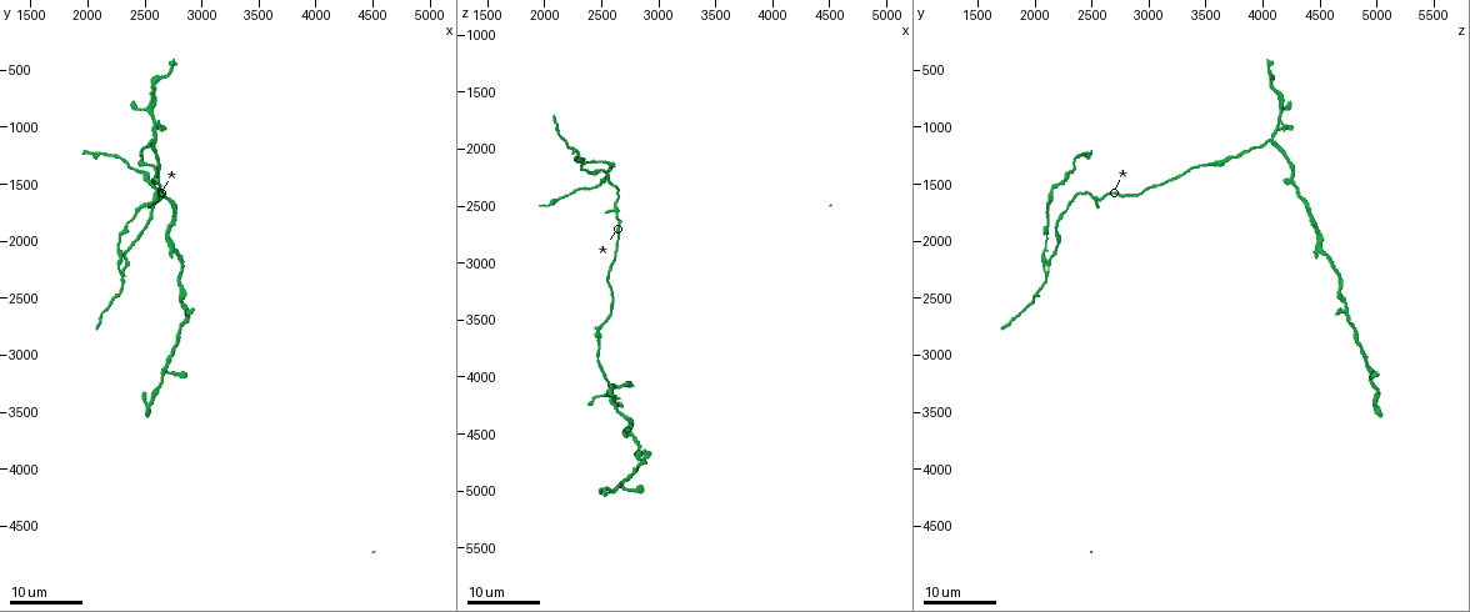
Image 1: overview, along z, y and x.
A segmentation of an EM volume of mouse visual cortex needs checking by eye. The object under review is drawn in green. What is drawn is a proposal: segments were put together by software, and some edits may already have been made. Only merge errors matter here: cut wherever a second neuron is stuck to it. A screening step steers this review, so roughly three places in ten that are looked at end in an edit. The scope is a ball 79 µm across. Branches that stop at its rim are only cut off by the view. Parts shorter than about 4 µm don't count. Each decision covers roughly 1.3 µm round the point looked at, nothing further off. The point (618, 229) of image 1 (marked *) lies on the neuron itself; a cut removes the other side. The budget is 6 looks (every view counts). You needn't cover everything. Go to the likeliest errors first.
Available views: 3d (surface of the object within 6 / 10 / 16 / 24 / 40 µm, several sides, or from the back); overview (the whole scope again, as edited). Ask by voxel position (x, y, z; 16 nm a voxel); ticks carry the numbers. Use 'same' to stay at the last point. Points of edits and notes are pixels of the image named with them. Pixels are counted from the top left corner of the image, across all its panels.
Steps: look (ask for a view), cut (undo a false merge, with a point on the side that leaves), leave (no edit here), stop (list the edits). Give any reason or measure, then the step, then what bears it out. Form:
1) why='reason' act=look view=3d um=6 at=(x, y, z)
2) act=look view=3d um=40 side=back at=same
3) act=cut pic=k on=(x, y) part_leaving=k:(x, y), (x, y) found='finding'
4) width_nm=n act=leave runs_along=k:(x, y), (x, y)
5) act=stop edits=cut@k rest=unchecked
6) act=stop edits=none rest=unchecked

why='three arms meet' act=look view=3d um=16 at=(2280, 2300, 2080)

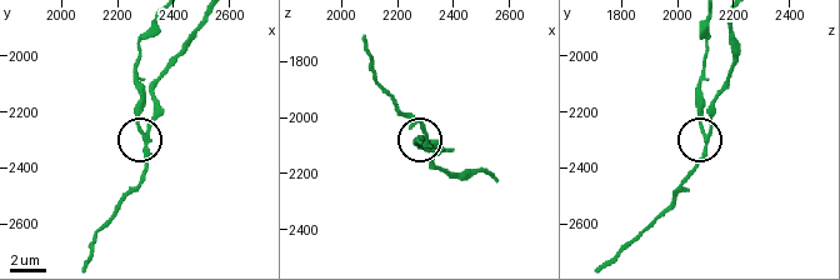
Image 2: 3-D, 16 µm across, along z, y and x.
act=look view=3d um=10 at=(2300, 2290, 2110)

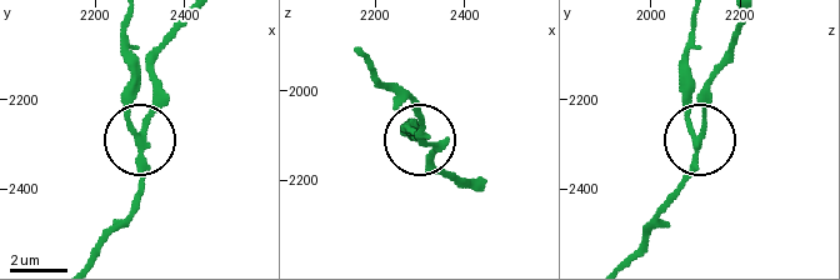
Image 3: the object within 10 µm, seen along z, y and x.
width_nm=190 act=cut pic=3 on=(124, 101) part_leaving=3:(136, 140), (130, 120), (130, 20) found='a second neuron is stuck on'

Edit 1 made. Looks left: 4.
why='three arms meet' act=look view=3d um=16 at=(2600, 1120, 4100)

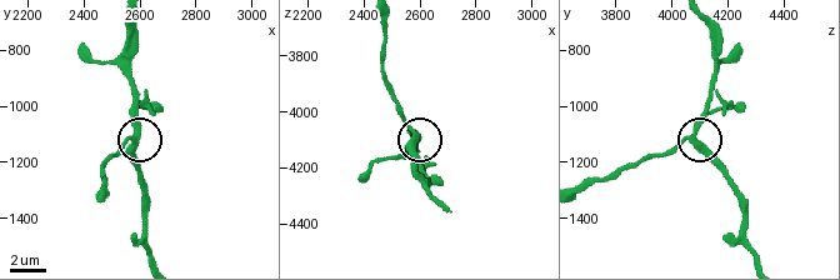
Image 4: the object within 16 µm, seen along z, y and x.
act=look view=3d um=10 at=(2590, 1120, 4090)

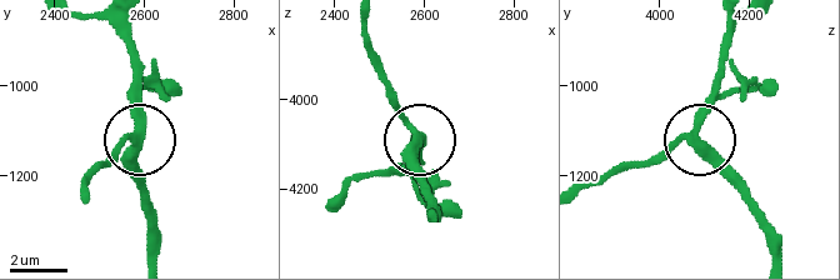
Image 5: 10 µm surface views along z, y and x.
width_nm=300 act=leave found='continuous, no second neuron'

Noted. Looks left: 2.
why='calibre changes' act=look view=3d um=24 at=(2500, 1340, 3560)

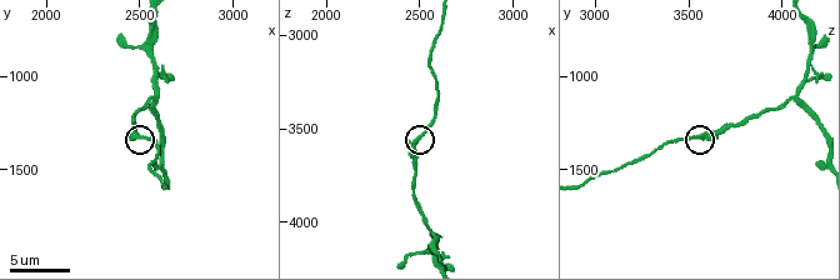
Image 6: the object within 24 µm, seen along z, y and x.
act=look view=3d um=10 at=(2500, 1340, 3540)

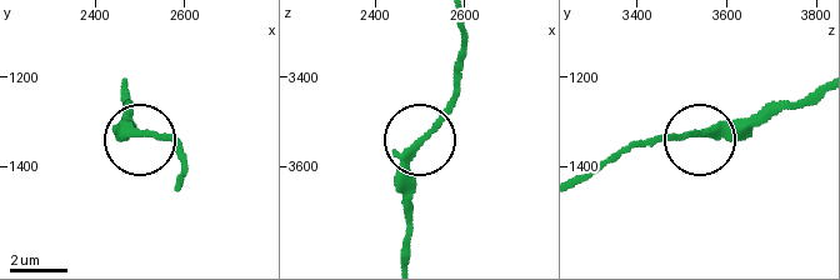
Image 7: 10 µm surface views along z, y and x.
act=leave found='one neuron here'

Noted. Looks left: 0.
act=stop edits=cut@3 rest=unchecked

